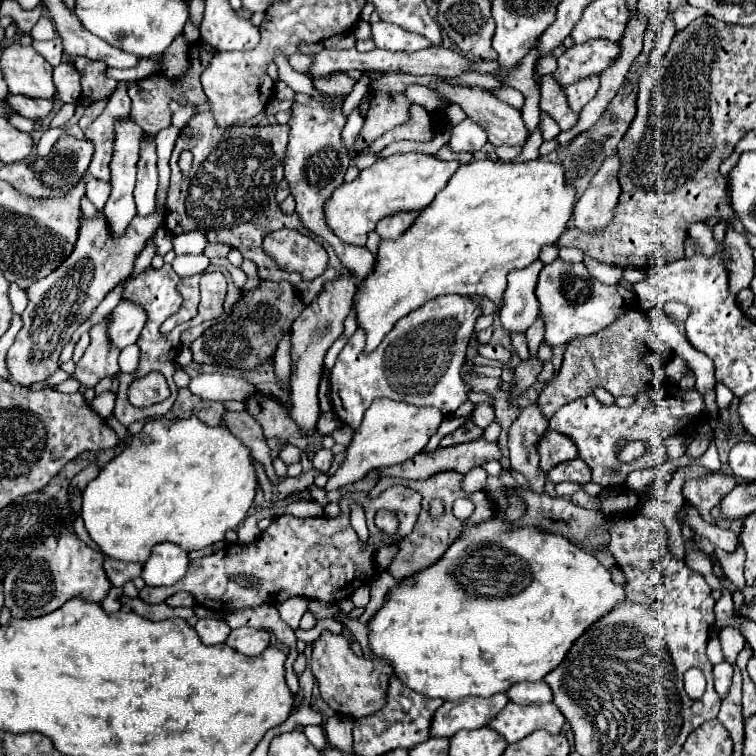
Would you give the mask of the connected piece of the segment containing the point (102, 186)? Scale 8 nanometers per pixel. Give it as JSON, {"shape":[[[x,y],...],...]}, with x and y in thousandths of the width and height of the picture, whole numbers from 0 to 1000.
{"shape":[[[116,237],[114,242],[114,261],[122,266],[122,271],[130,276],[130,279],[138,279],[138,271],[143,266],[143,258],[146,258],[146,247],[143,242],[132,242],[130,237]]]}

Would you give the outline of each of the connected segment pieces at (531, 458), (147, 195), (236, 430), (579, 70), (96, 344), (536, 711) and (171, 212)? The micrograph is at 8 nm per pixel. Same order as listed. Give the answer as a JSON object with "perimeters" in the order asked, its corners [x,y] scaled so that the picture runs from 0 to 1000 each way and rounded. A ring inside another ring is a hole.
{"perimeters":[[[[706,536],[690,541],[685,554],[675,565],[675,618],[688,623],[698,634],[698,644],[704,652],[720,652],[722,626],[712,615],[709,586],[720,575],[725,557],[720,557],[714,541]]],[[[185,189],[185,213],[183,213],[183,237],[177,250],[177,266],[183,287],[193,287],[206,276],[206,247],[209,247],[209,224],[206,224],[206,192]]],[[[296,546],[294,560],[333,594],[336,604],[349,615],[356,635],[361,640],[366,640],[368,630],[360,614],[357,594],[354,594],[352,581],[344,570],[344,562],[336,554],[331,554],[328,546]]],[[[783,52],[757,65],[738,78],[733,104],[746,115],[783,99],[796,99],[820,75],[820,60],[804,52]]],[[[140,419],[135,427],[130,427],[119,435],[119,456],[116,456],[111,472],[101,480],[98,499],[114,512],[124,512],[132,501],[159,493],[159,485],[156,485],[159,462],[148,459],[148,454],[143,448],[146,425],[148,425],[148,419]]],[[[675,927],[672,935],[667,935],[667,940],[661,940],[661,946],[656,946],[646,962],[667,972],[672,983],[683,983],[709,964],[720,964],[728,972],[738,972],[746,956],[749,948],[733,930],[685,933]]],[[[262,149],[249,165],[238,173],[233,194],[225,208],[225,250],[220,266],[220,303],[230,311],[243,306],[267,306],[280,321],[299,321],[315,329],[323,343],[331,343],[341,351],[344,369],[354,372],[386,372],[394,380],[397,393],[402,393],[405,403],[410,403],[418,390],[429,385],[434,372],[442,372],[452,364],[452,348],[434,321],[423,313],[413,311],[392,282],[376,284],[362,263],[362,253],[368,242],[376,237],[376,205],[381,194],[381,165],[310,165],[310,168],[288,168],[280,149]],[[241,197],[251,197],[257,205],[254,226],[249,234],[233,234],[233,208]],[[368,303],[392,303],[402,311],[410,311],[421,319],[434,335],[437,345],[431,358],[413,369],[399,372],[397,361],[378,361],[368,353],[368,348],[349,332],[347,316],[354,308]]]]}

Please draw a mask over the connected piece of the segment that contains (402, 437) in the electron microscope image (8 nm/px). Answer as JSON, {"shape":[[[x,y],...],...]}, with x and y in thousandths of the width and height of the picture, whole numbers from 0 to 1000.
{"shape":[[[497,528],[497,533],[492,533],[492,538],[487,538],[487,544],[481,546],[476,570],[468,573],[468,581],[458,594],[458,610],[434,634],[434,639],[429,642],[429,649],[444,649],[447,644],[468,639],[492,620],[519,618],[545,607],[563,591],[569,578],[577,575],[585,557],[587,557],[587,549],[577,538],[548,538],[548,536],[524,533],[516,528]]]}

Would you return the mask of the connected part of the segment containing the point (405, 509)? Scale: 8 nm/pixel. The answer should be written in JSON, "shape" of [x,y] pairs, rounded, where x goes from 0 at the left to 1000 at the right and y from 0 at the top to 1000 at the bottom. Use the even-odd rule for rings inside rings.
{"shape":[[[521,642],[511,647],[503,657],[491,660],[487,652],[468,651],[450,660],[450,684],[431,687],[431,684],[410,684],[397,687],[386,681],[373,681],[360,687],[357,697],[333,718],[333,721],[315,721],[307,718],[278,737],[267,737],[254,742],[251,755],[243,766],[238,766],[228,776],[198,776],[193,774],[183,790],[193,798],[214,798],[214,792],[235,784],[249,782],[257,787],[262,800],[272,800],[275,806],[294,806],[304,811],[304,806],[336,803],[336,800],[368,800],[381,790],[410,790],[431,798],[447,798],[458,792],[466,782],[479,776],[484,769],[489,771],[495,761],[492,734],[511,718],[521,716],[526,708],[508,708],[495,694],[495,679],[500,673],[521,673],[529,700],[537,705],[545,702],[553,681],[556,681],[556,663],[558,657],[534,644]],[[467,667],[476,667],[484,676],[484,692],[489,700],[489,713],[481,718],[471,708],[463,692],[463,672]]]}

